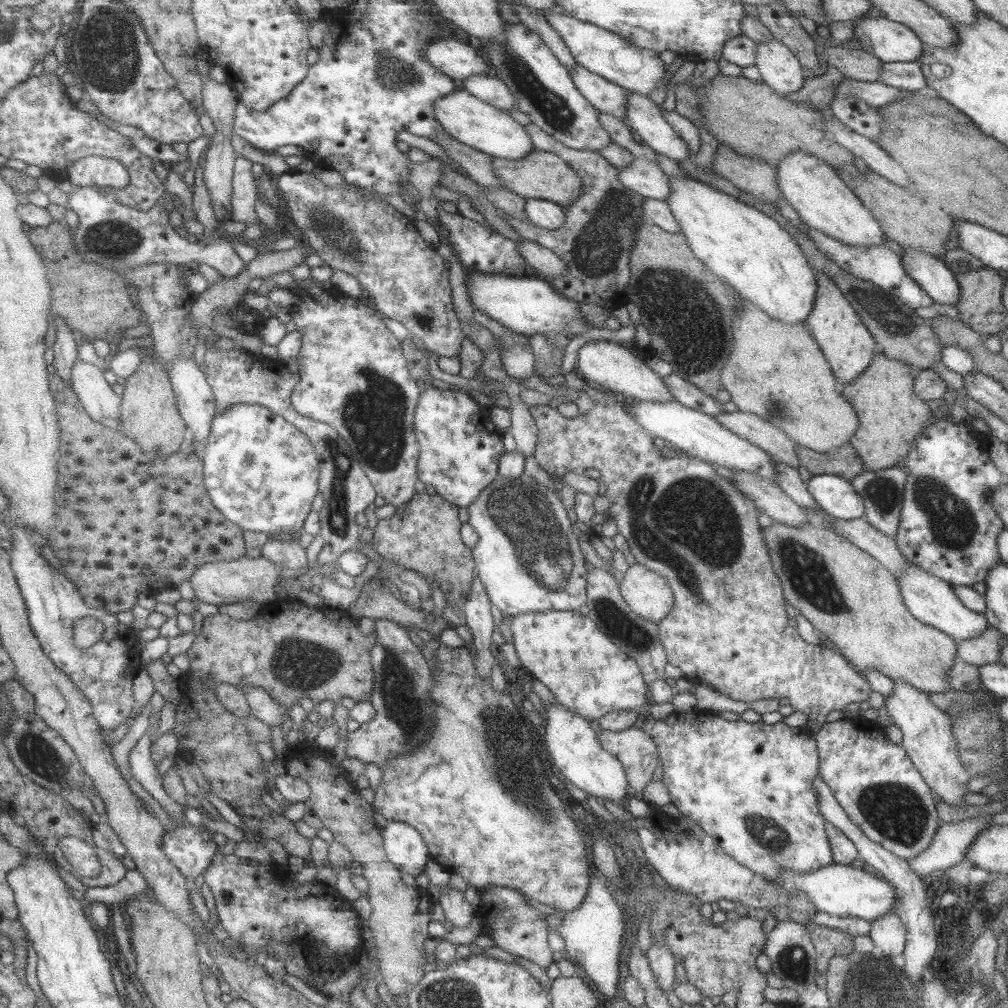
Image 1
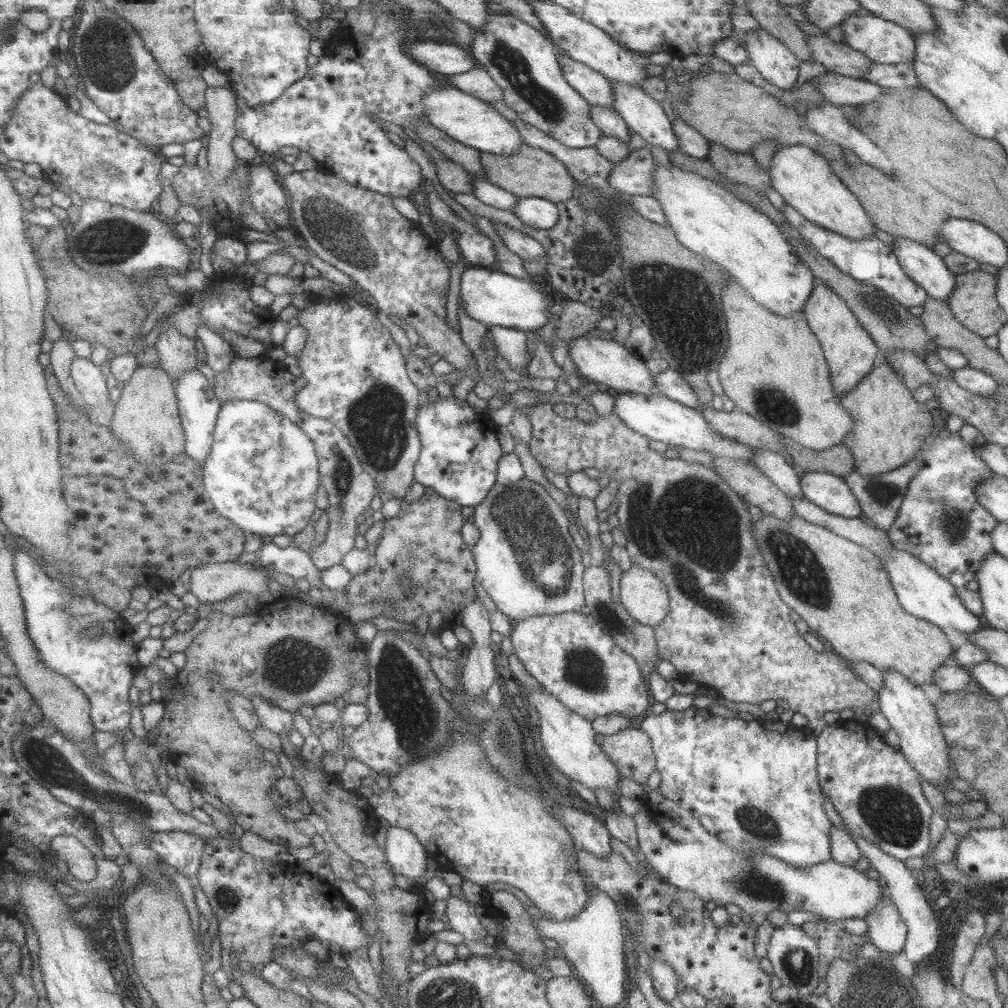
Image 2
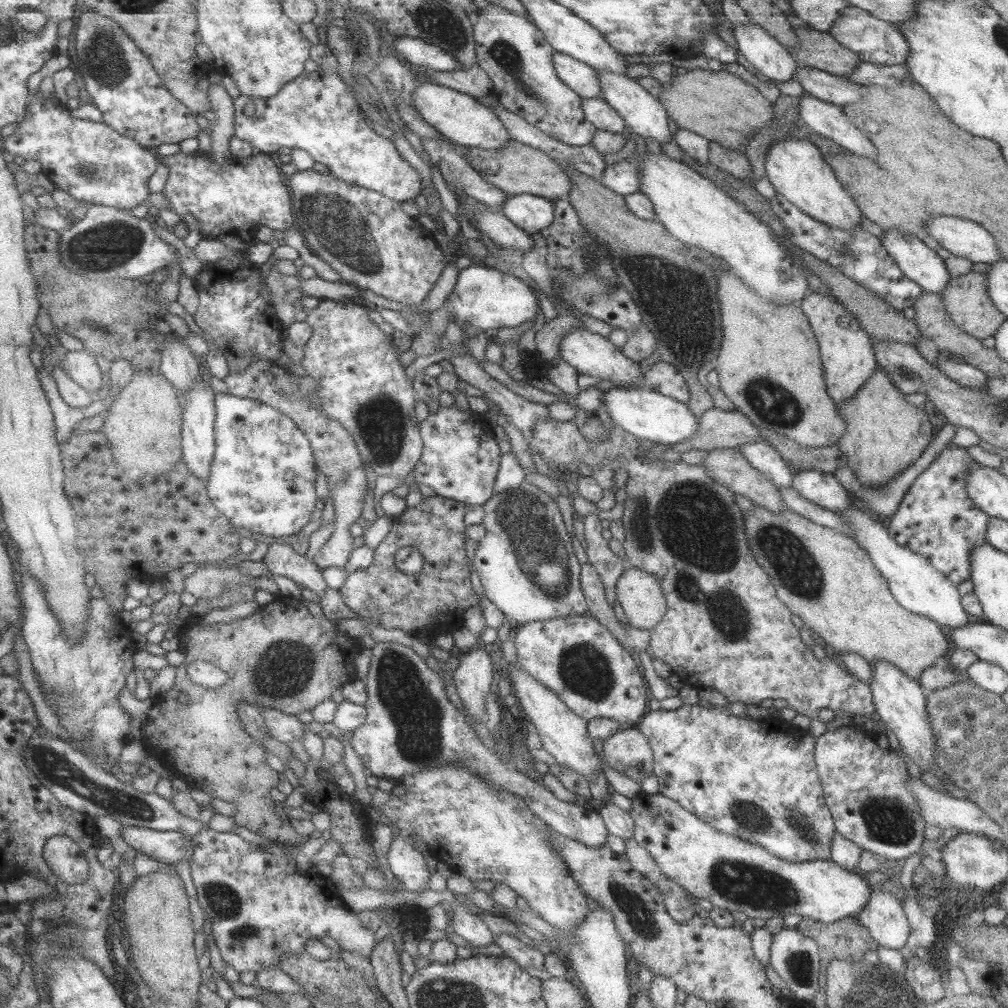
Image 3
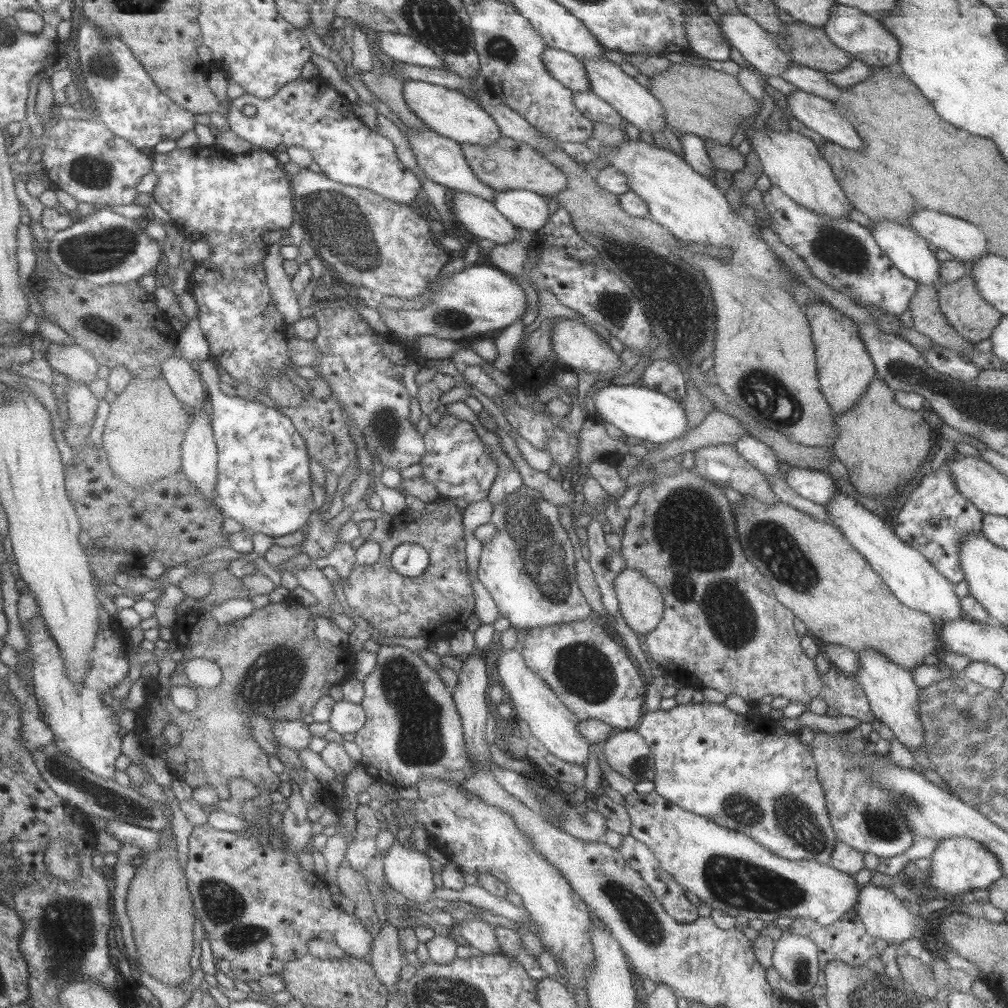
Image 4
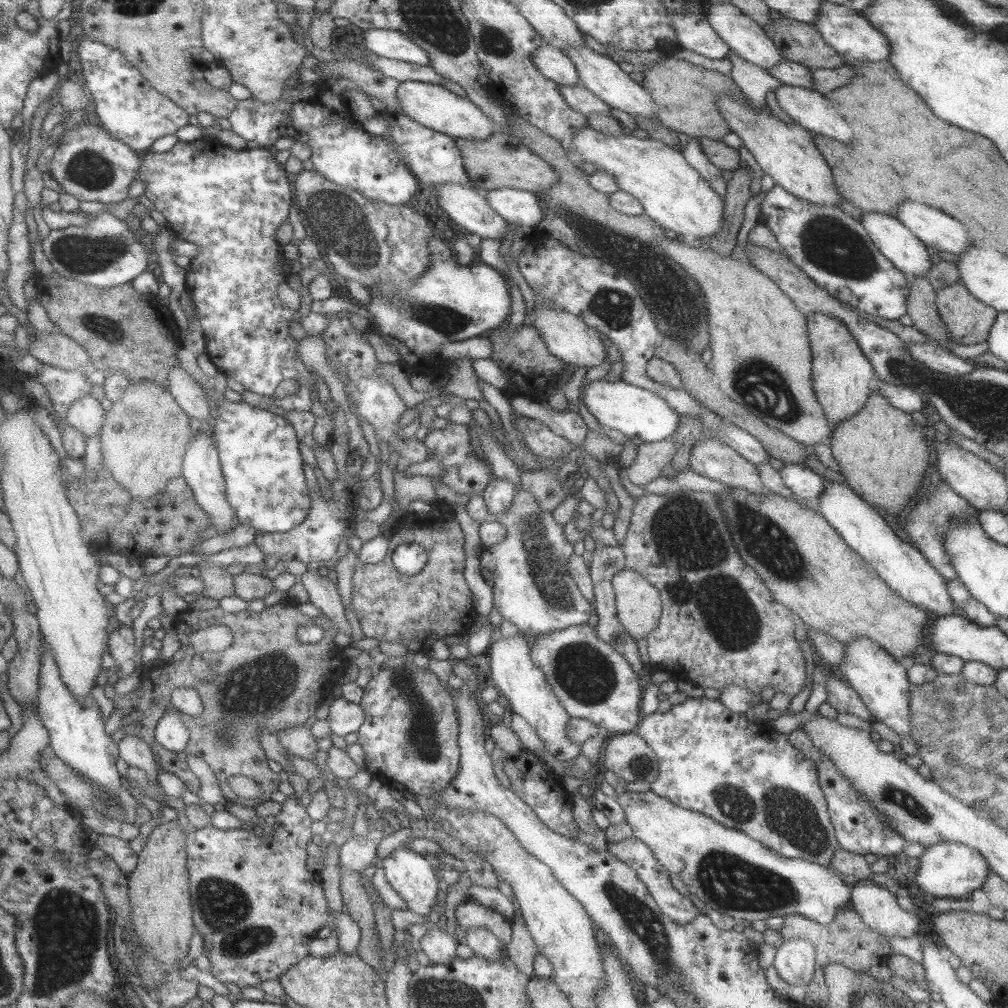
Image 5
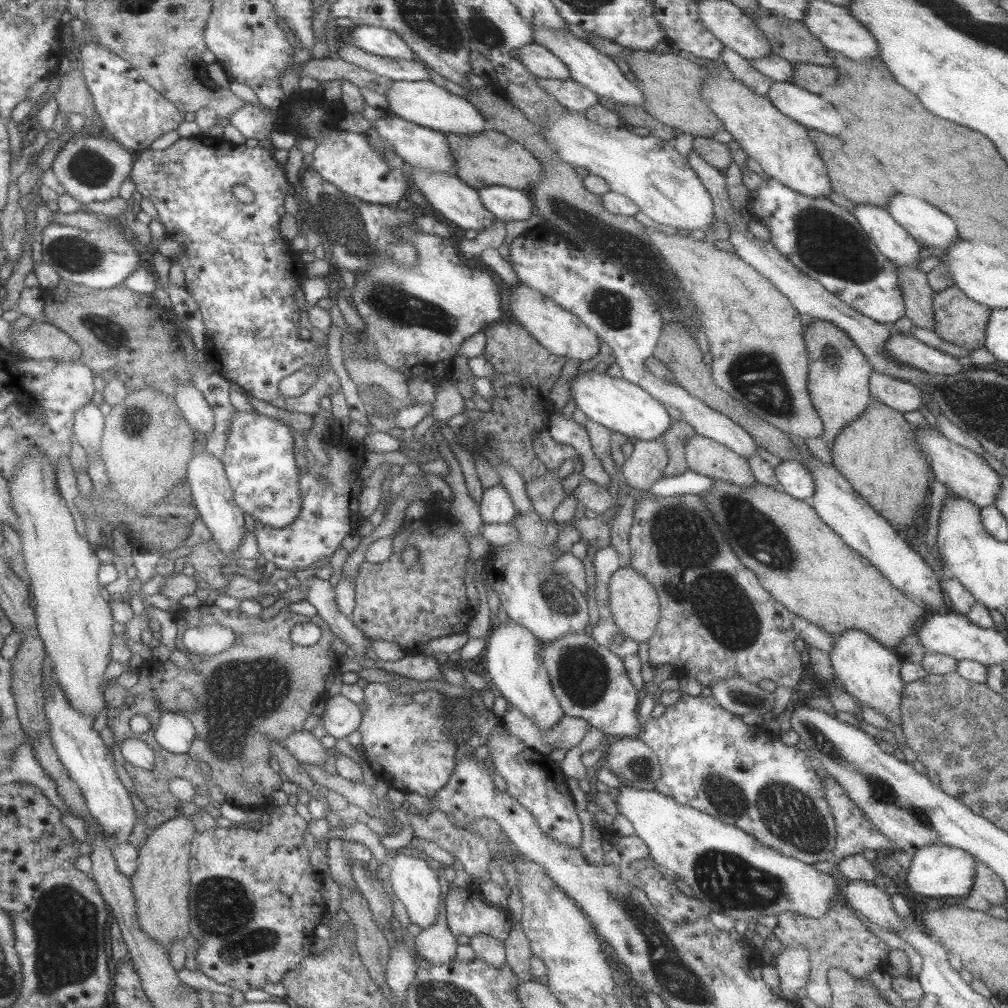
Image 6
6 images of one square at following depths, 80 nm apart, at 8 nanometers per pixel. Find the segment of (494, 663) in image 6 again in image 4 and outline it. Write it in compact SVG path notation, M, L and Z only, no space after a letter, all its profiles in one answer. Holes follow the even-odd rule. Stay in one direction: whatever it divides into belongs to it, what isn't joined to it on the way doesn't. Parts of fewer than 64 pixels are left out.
M503 649L498 654L495 664L497 678L510 698L513 714L528 724L530 734L539 739L539 742L558 759L585 765L590 743L576 731L578 718L557 698L538 674L529 670L519 649Z

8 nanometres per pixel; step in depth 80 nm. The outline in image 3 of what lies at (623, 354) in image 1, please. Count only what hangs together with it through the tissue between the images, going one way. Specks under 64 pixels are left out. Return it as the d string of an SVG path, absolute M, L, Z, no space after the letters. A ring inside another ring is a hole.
M571 327L567 329L564 337L560 338L558 354L579 374L596 376L603 380L613 380L617 382L619 387L642 387L642 376L638 369L638 362L634 363L627 359L621 353L621 349L615 347L607 337L590 332L585 328L574 329Z

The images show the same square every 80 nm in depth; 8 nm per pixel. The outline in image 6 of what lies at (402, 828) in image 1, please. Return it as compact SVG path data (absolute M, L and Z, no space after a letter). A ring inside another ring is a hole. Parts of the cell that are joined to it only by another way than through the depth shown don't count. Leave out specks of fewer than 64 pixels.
M397 853L389 858L389 882L394 895L403 903L411 924L421 929L429 928L439 912L439 883L436 872L427 865L427 861L413 856Z

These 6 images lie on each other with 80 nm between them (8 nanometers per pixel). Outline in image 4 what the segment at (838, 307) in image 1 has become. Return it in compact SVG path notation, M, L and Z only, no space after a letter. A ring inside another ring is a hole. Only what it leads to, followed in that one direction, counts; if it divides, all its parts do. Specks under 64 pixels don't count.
M819 297L805 304L803 313L810 326L819 392L825 397L834 416L843 414L859 402L868 384L876 377L875 367L861 342L856 323L851 318Z

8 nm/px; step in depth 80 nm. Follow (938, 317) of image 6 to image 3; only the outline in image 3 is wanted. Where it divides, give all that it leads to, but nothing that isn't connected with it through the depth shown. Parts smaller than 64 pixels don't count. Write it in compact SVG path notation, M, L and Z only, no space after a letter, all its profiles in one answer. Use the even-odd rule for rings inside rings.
M969 271L967 274L950 278L945 290L941 290L939 295L953 324L973 338L982 340L993 337L999 325L1006 319L1006 316L995 308L987 295L984 273Z

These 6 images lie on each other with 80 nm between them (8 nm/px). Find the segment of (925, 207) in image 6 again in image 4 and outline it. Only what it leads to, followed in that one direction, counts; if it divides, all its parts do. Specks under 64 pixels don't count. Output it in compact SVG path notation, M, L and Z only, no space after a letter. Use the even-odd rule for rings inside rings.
M917 209L908 216L908 226L926 242L949 252L955 259L970 261L987 253L979 228L959 218L935 210Z

